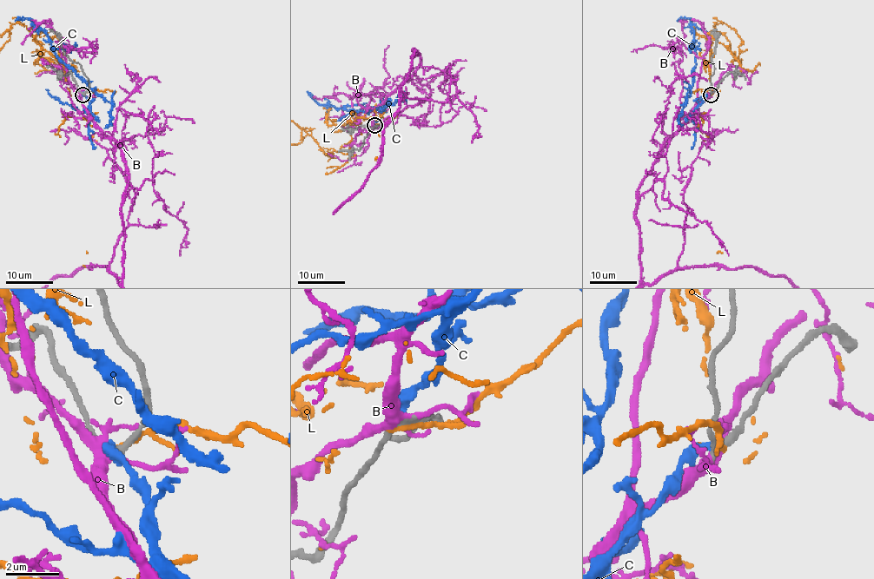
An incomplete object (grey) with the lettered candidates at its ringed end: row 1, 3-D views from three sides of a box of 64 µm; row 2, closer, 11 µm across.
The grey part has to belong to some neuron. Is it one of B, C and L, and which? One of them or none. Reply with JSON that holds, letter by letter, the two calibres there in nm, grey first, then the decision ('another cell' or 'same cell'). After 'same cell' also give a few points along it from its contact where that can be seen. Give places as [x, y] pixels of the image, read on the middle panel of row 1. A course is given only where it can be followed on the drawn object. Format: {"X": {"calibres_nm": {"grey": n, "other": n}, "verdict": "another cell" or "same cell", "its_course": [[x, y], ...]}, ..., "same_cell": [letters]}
{"B": {"calibres_nm": {"grey": 240, "other": 360}, "verdict": "another cell"}, "C": {"calibres_nm": {"grey": 240, "other": 400}, "verdict": "another cell"}, "L": {"calibres_nm": {"grey": 240, "other": 240}, "verdict": "another cell"}, "same_cell": []}

